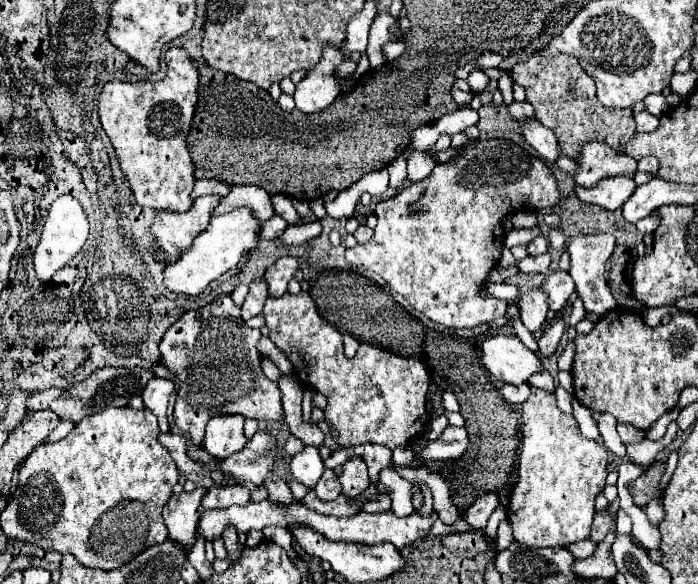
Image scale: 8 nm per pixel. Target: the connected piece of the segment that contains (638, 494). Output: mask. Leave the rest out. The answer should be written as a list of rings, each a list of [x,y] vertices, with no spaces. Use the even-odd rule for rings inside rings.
[[[654,461],[634,483],[630,483],[630,495],[634,499],[634,503],[638,507],[646,507],[646,503],[654,497],[654,495],[660,495],[660,489],[658,489],[658,483],[662,479],[662,473],[664,473],[664,463],[660,461]]]

